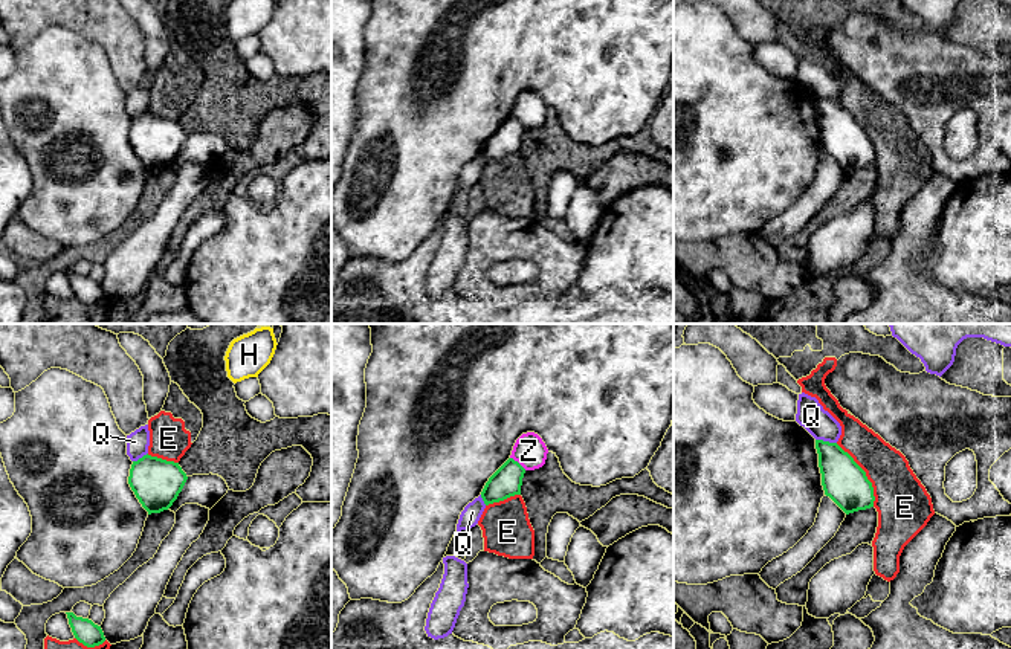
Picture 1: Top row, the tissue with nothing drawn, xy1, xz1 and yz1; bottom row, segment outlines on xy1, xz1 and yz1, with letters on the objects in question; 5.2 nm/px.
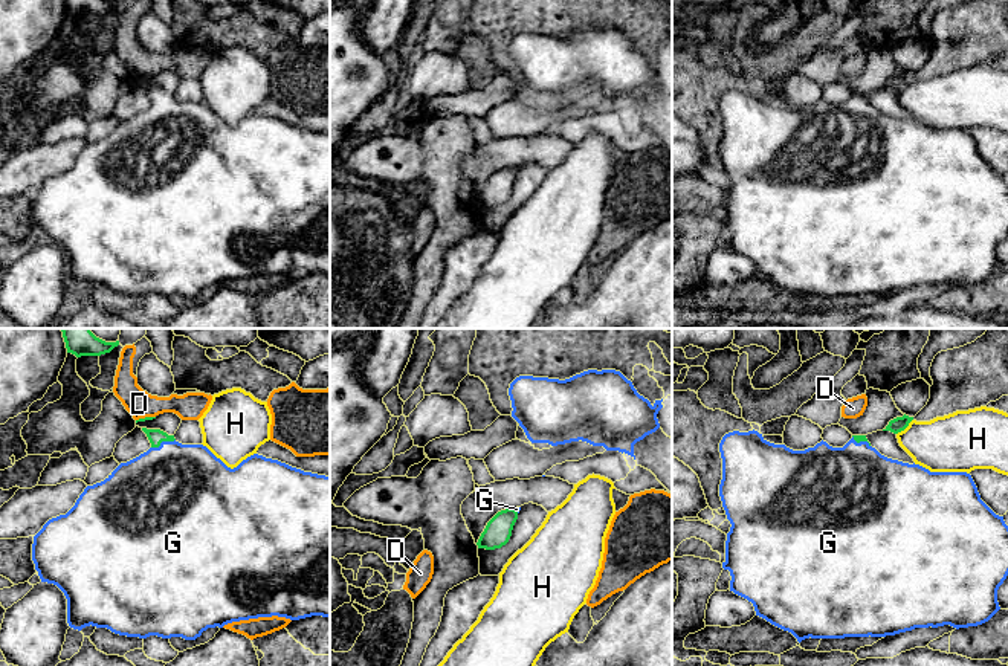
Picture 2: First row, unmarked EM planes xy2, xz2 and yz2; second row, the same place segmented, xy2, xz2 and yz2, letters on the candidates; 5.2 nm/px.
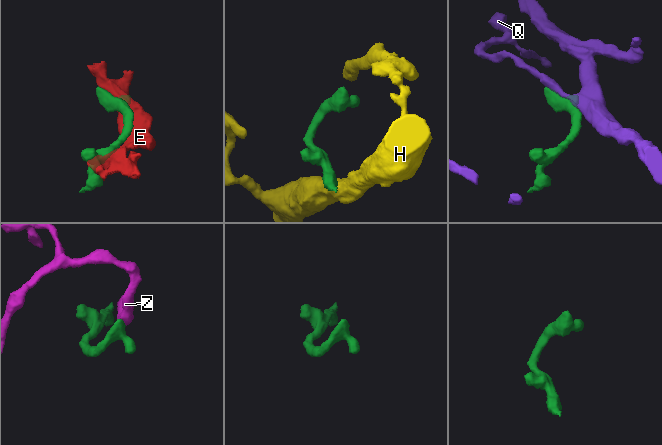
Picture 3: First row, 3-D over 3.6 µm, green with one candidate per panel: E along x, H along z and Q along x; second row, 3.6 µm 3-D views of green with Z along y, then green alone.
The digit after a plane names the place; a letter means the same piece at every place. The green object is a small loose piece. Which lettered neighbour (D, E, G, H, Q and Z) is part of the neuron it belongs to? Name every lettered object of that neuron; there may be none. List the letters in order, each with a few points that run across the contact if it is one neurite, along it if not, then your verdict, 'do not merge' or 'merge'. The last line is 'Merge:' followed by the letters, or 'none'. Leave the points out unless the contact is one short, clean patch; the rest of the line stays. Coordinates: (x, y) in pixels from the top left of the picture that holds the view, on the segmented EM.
D: line xy2 (155, 416), (136, 420); do not merge
E: do not merge
G: line xy2 (155, 436), (162, 440), (174, 486); merge
H: line yz2 (912, 419), (897, 434); do not merge
Q: do not merge
Z: line xz1 (510, 457), (526, 469); do not merge
Merge: G

